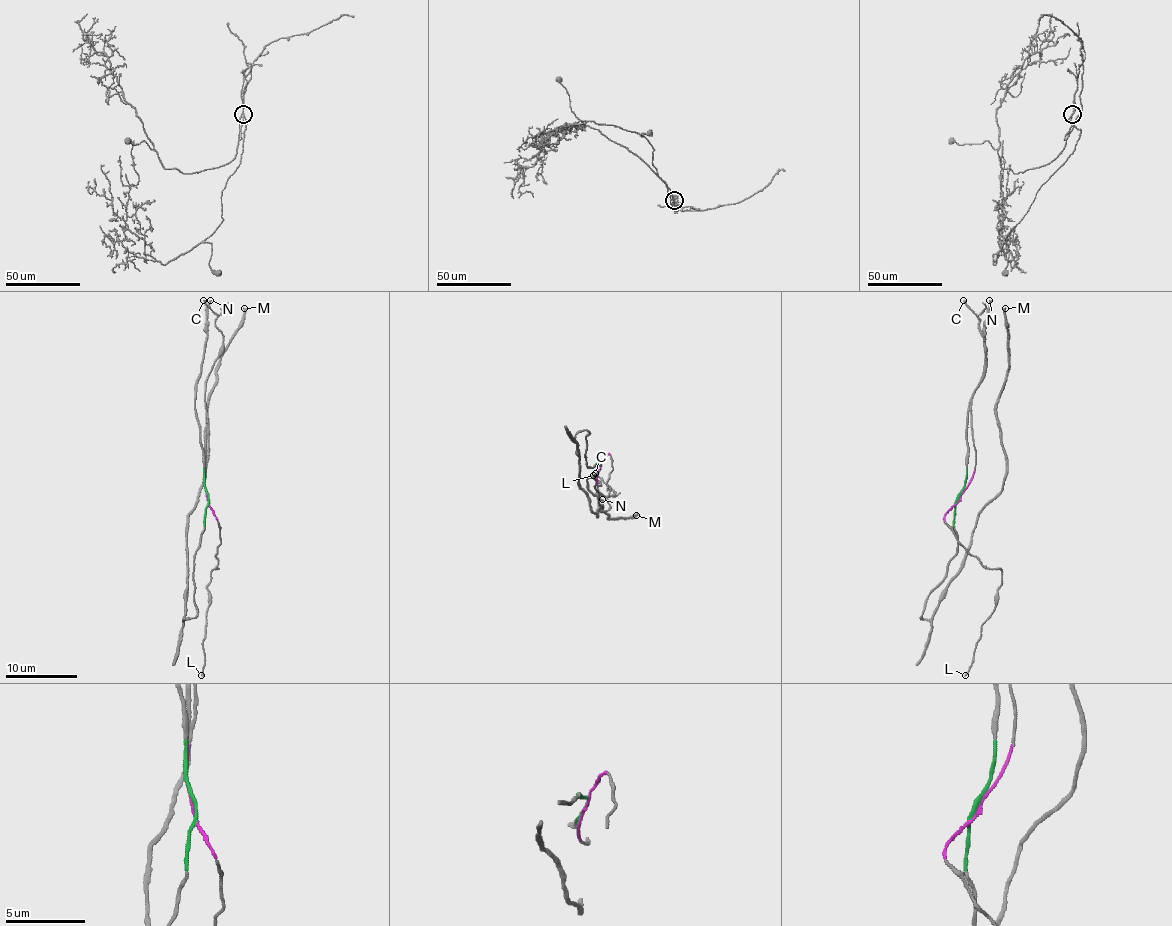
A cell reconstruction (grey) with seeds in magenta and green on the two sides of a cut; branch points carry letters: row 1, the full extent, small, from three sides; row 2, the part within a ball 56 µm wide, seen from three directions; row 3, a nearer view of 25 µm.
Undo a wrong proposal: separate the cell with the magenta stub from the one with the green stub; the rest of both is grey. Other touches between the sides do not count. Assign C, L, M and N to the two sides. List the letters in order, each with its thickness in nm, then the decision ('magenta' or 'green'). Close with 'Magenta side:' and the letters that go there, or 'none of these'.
C: 180 nm | magenta
L: 200 nm | magenta
M: 240 nm | green
N: 220 nm | green
Magenta side: C, L

